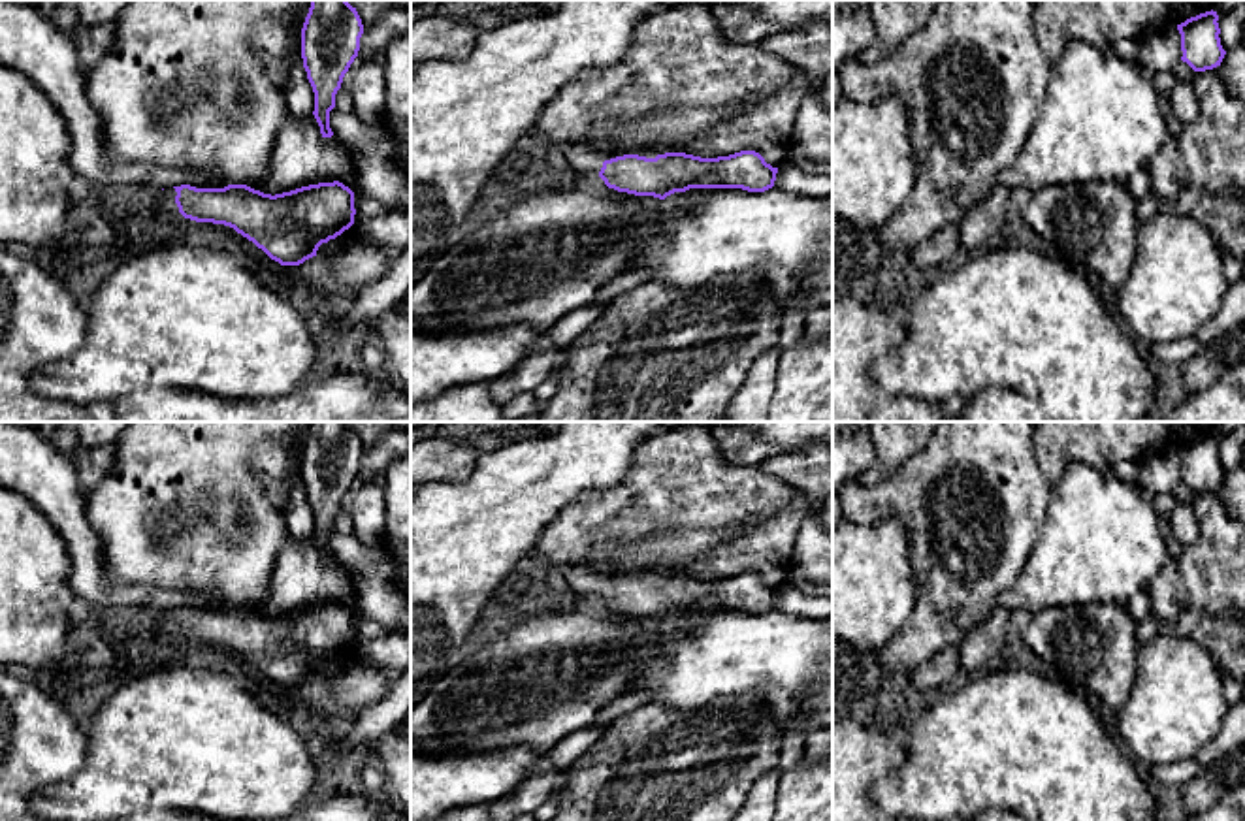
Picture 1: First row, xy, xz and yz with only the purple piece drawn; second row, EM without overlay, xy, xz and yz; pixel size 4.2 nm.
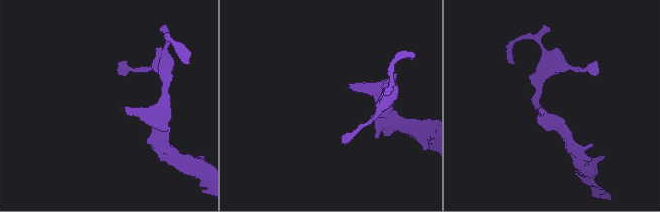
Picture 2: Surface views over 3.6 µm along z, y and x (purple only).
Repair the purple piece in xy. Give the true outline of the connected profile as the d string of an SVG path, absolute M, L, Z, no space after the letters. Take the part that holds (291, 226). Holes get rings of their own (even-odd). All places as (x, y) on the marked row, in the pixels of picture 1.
M339 181L309 185L275 196L247 185L228 185L224 188L181 185L164 188L164 196L166 203L158 203L158 217L162 211L181 213L196 222L230 226L281 266L299 266L316 256L318 247L348 230L356 215L354 192Z

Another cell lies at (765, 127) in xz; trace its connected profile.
M799 72L797 77L782 83L733 119L697 134L684 153L718 158L740 151L755 151L767 164L780 168L791 154L791 128L797 117L799 94L806 81L808 75Z

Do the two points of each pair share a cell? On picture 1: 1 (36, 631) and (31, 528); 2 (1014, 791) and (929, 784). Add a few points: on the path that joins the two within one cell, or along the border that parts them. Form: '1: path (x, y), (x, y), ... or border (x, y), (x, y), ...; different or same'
1: path (31, 605), (31, 554); same
2: path (993, 784), (950, 784); same

